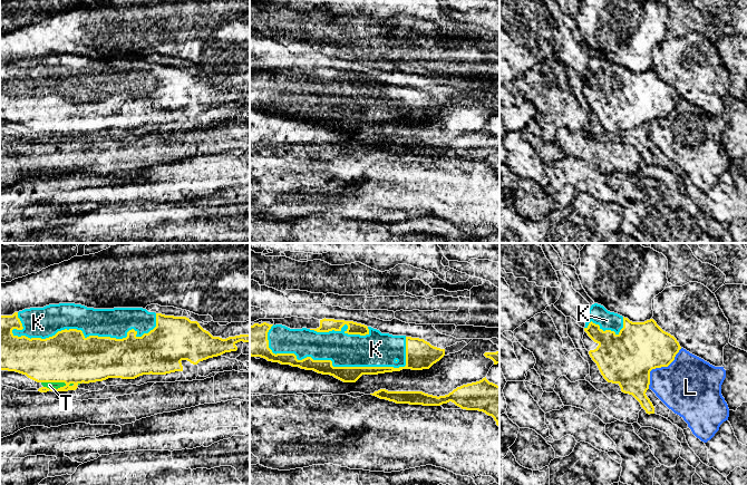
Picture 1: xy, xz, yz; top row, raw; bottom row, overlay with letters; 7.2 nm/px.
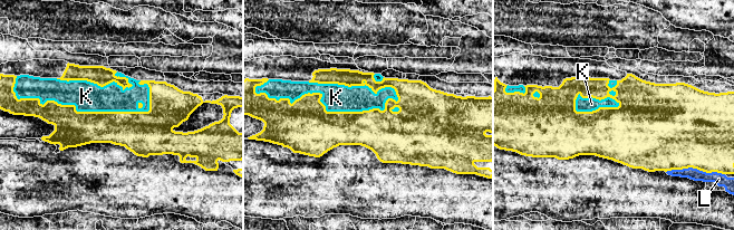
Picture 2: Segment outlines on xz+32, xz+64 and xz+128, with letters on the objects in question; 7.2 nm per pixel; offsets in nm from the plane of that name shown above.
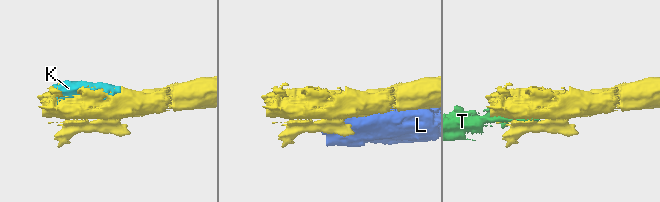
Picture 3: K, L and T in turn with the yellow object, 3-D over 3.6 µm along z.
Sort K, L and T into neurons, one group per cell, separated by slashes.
K / L T

